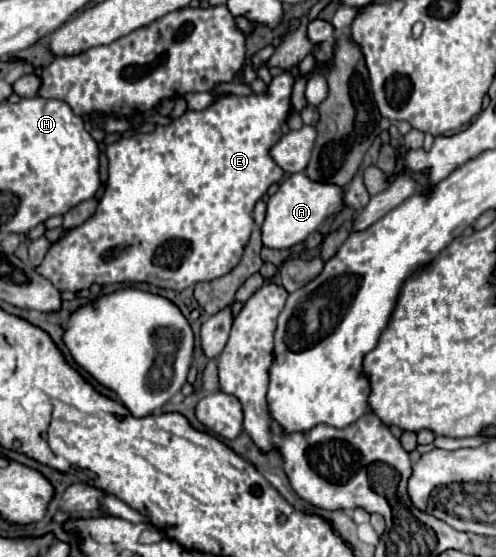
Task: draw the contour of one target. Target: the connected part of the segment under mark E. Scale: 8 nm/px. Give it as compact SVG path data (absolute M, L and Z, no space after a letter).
M284 70L280 76L274 76L272 82L268 84L264 94L250 94L250 96L236 96L236 94L220 94L216 96L216 100L202 112L184 112L180 118L172 120L166 126L156 126L154 132L150 134L134 134L130 138L122 138L114 144L110 144L106 148L106 156L108 156L108 184L104 190L104 196L98 202L96 212L82 224L76 226L72 230L68 230L58 242L54 242L46 254L46 258L42 260L42 264L36 268L38 274L42 274L44 278L48 278L60 292L62 290L70 290L70 292L78 292L78 290L86 290L92 284L118 284L118 282L146 282L146 284L154 284L160 288L170 288L170 290L184 290L188 286L194 286L196 282L204 282L204 280L214 280L220 278L224 274L228 274L238 262L240 256L244 252L244 246L250 238L250 232L254 230L254 218L252 218L252 210L256 206L256 202L266 194L266 190L280 182L284 176L284 170L272 160L270 156L270 148L282 138L282 124L288 120L290 112L292 112L292 86L294 86L294 76L290 74L290 70Z

